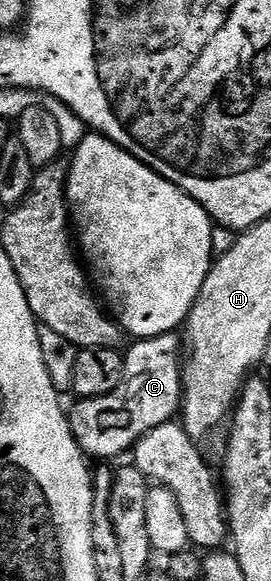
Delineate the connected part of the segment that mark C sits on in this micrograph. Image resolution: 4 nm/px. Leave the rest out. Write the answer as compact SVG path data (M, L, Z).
M178 334L158 335L156 339L140 339L128 346L123 360L123 380L113 393L96 399L79 399L75 408L70 408L69 418L71 432L77 441L77 445L84 455L95 461L111 461L118 455L123 455L132 450L136 443L141 441L153 429L157 429L163 423L170 423L180 414L181 400L183 398L183 367L181 356L185 347Z

